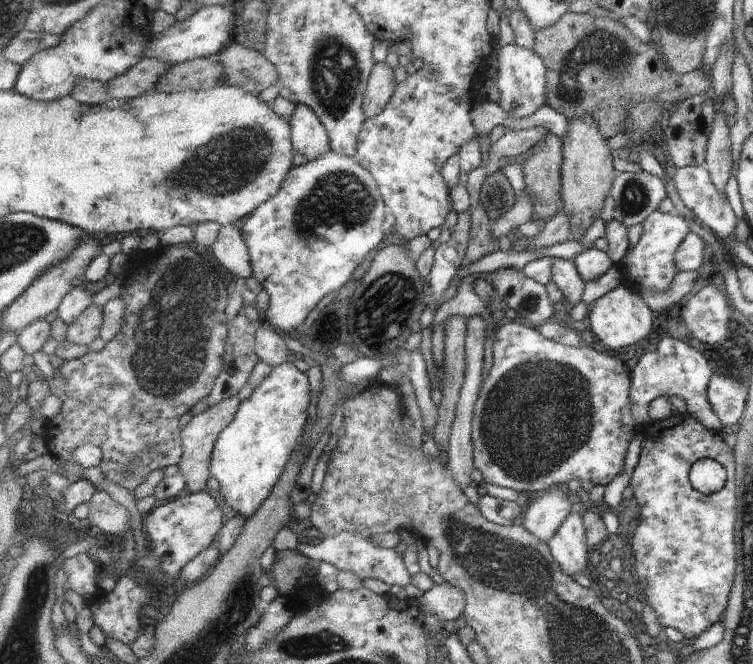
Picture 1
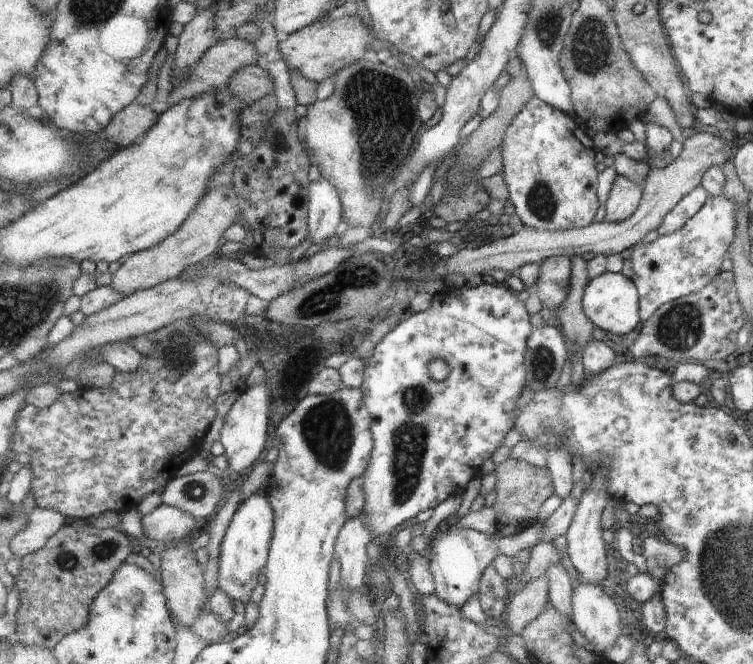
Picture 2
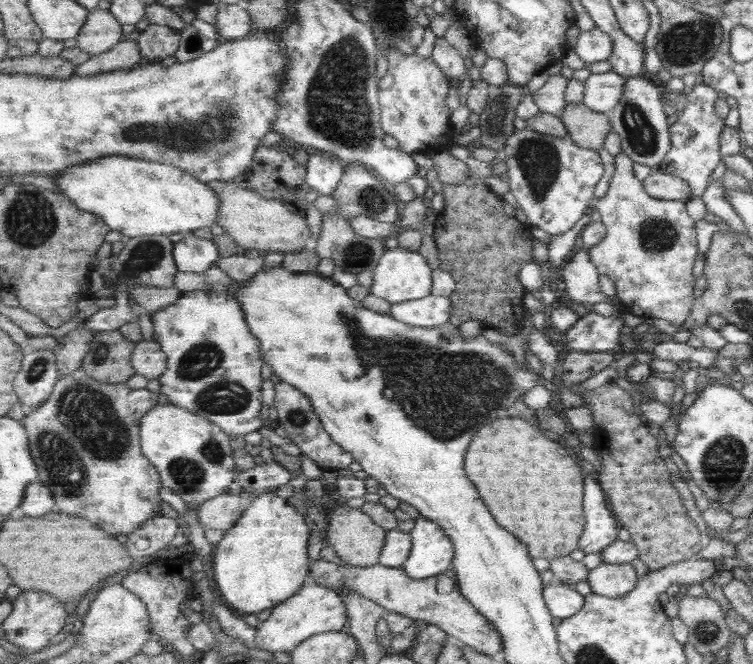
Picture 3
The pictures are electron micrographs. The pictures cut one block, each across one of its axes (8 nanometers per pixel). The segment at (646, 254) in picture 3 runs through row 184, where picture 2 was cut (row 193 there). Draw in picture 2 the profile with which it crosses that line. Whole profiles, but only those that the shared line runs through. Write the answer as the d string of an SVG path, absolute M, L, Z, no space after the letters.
M618 175L615 184L612 186L612 192L604 204L606 209L605 220L616 223L623 222L631 218L644 195L644 186L633 182L626 176Z

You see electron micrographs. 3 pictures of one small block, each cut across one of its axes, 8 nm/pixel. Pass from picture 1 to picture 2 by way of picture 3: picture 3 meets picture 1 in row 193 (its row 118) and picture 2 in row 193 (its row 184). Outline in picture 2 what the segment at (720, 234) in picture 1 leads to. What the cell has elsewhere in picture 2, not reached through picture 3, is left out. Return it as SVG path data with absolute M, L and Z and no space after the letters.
M697 185L671 212L663 219L662 225L657 229L659 236L672 235L680 231L689 219L705 204L708 194L703 187Z

